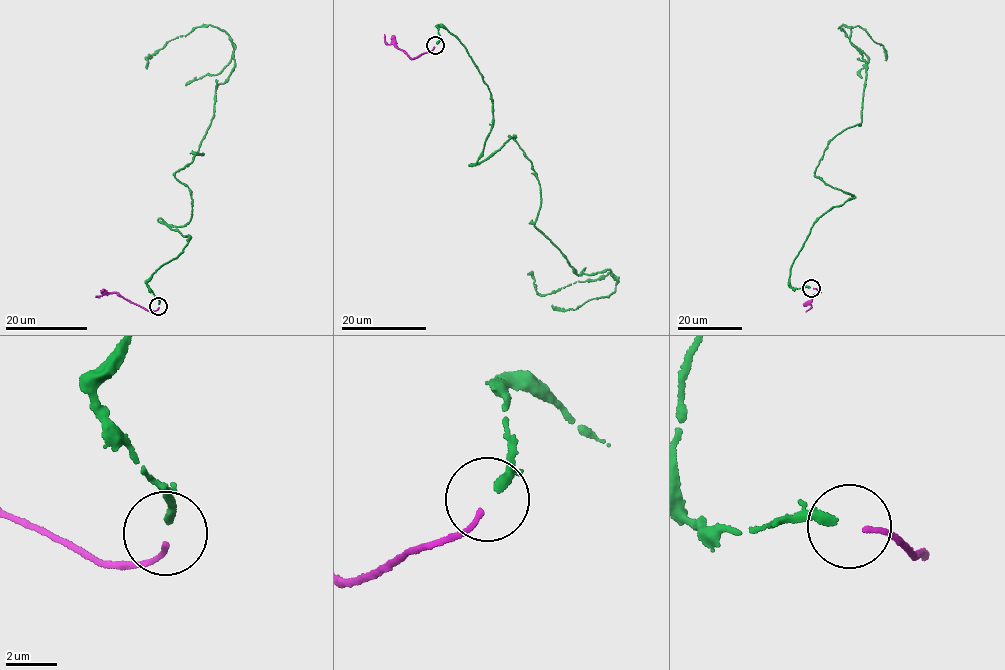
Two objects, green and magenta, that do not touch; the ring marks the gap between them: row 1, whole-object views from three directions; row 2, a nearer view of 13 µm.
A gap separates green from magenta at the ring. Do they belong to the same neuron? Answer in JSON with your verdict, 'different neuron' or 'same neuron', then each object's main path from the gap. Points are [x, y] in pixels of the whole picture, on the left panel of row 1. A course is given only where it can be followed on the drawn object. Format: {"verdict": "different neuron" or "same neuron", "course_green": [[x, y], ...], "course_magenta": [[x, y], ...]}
{"verdict": "same neuron", "course_green": [[159, 304], [191, 237], [176, 172], [235, 47], [193, 28], [146, 69]], "course_magenta": [[158, 307], [147, 311], [114, 293], [96, 297]]}

